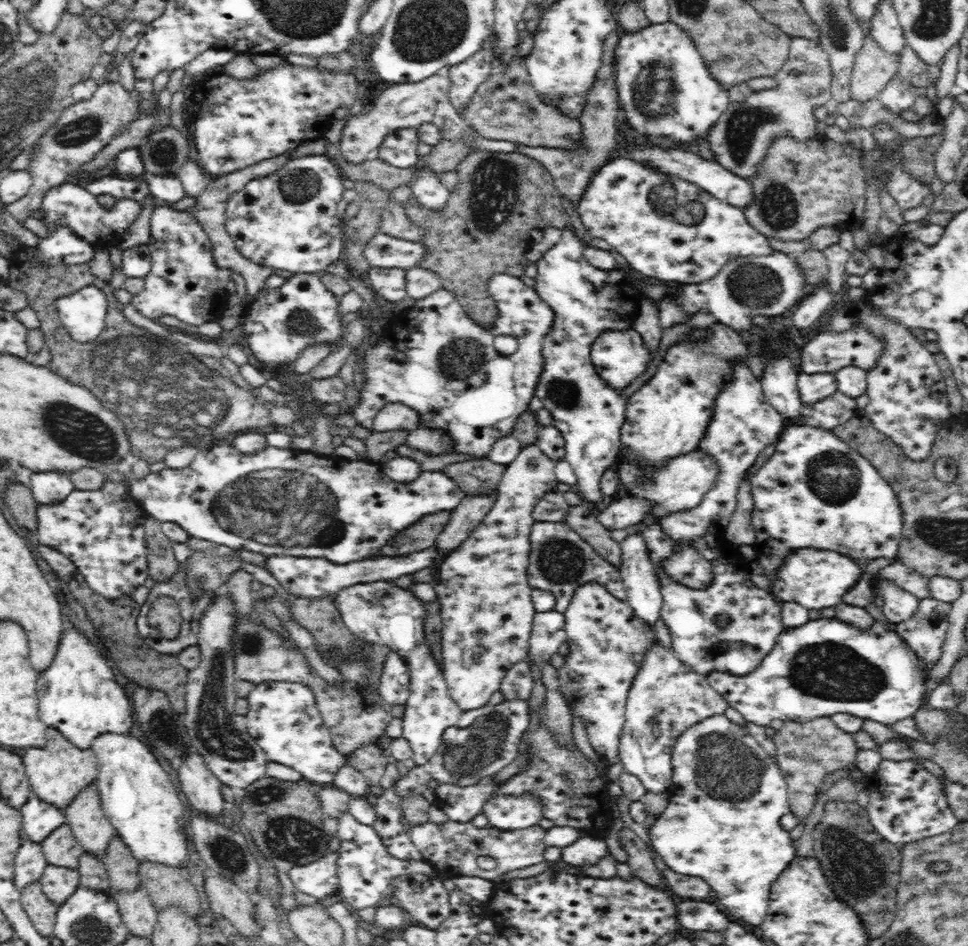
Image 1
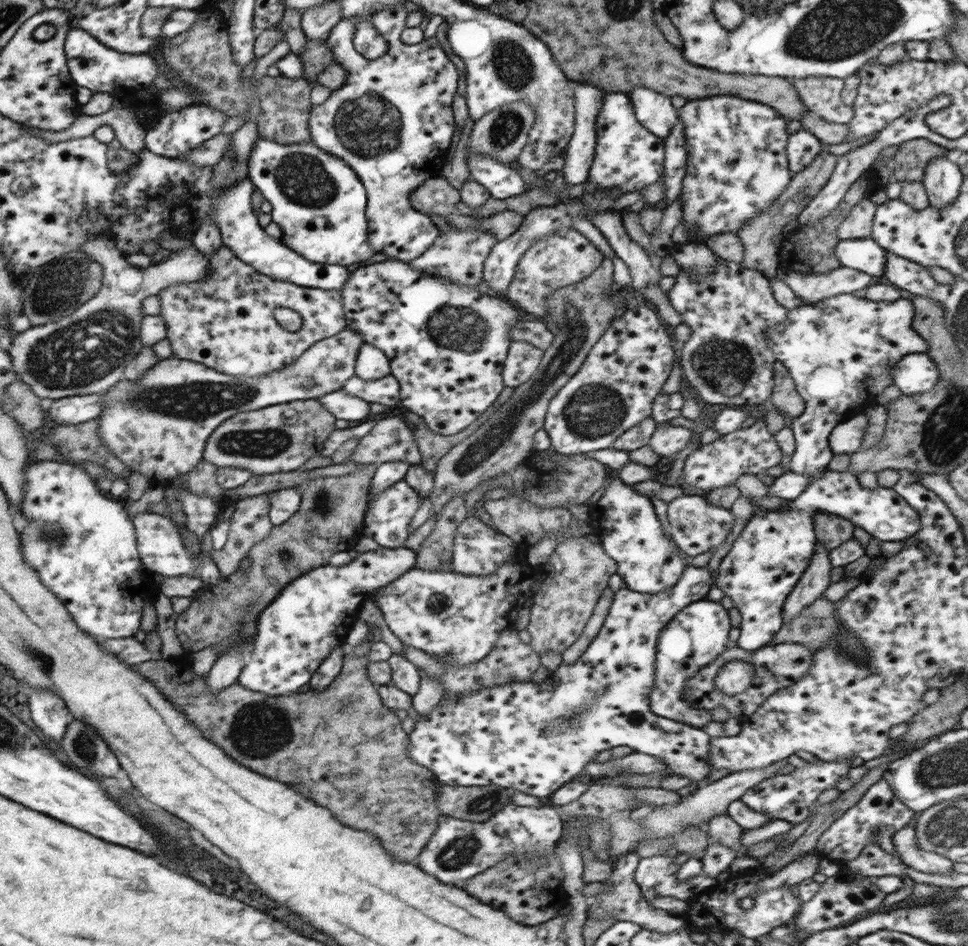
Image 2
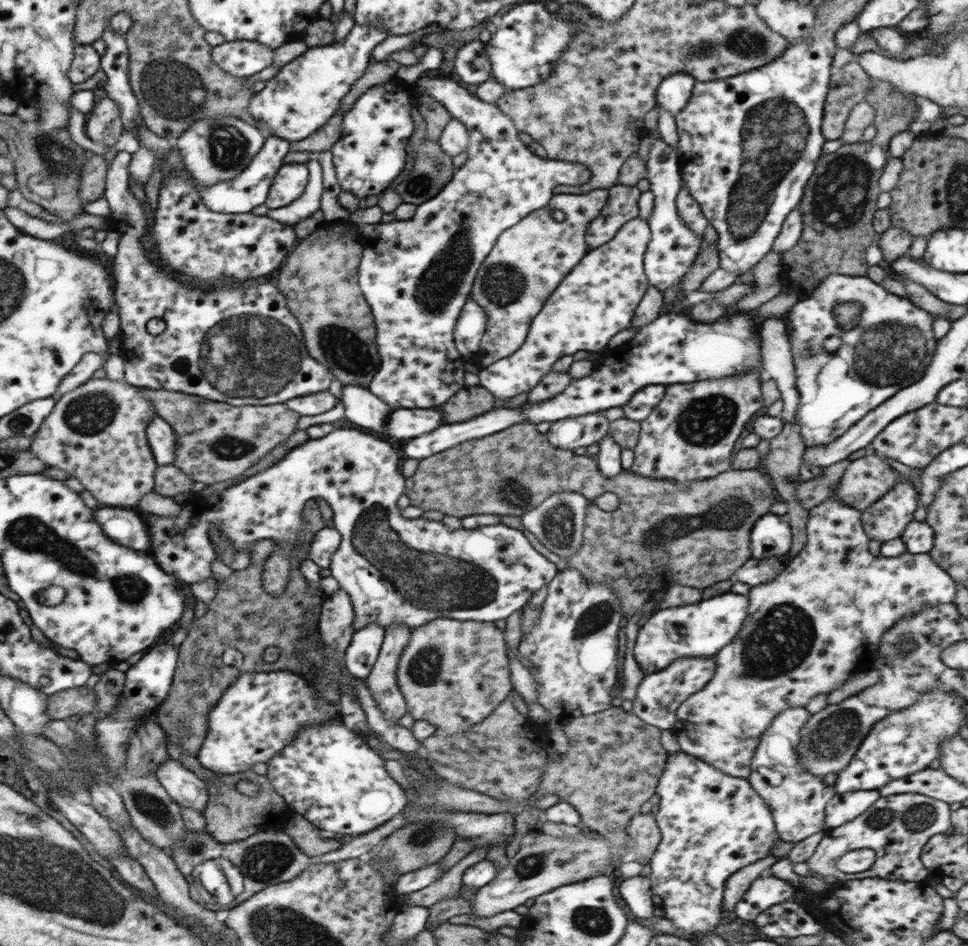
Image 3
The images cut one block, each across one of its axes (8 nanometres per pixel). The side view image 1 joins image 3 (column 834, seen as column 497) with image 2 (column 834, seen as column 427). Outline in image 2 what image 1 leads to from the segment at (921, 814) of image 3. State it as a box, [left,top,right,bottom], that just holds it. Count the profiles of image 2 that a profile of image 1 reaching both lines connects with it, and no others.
[815,779,917,867]

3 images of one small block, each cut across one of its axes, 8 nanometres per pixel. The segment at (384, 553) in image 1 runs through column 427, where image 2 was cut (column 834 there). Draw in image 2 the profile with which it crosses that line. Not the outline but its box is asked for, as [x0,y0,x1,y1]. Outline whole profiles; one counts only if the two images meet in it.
[814,512,854,551]

